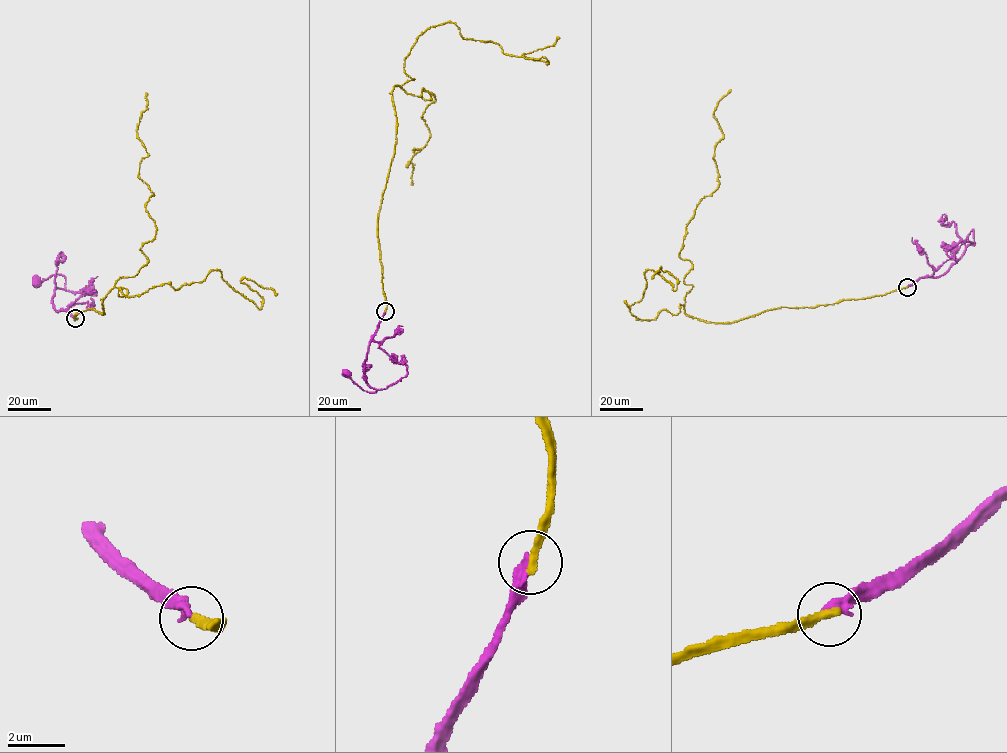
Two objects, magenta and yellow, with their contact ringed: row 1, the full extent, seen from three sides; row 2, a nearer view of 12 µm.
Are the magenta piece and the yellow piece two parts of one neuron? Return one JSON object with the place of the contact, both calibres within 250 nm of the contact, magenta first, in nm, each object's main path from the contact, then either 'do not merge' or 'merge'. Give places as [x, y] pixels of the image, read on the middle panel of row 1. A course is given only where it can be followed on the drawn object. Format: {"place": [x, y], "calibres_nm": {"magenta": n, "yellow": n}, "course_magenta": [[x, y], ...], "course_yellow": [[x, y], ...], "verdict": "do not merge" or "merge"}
{"place": [385, 311], "calibres_nm": {"magenta": 320, "yellow": 300}, "course_magenta": [[385, 311], [370, 342], [364, 364], [366, 381], [377, 389], [376, 392], [362, 390], [346, 373]], "course_yellow": [[385, 311], [392, 91], [414, 79], [416, 38], [451, 22], [548, 62], [522, 55], [558, 37]], "verdict": "do not merge"}

